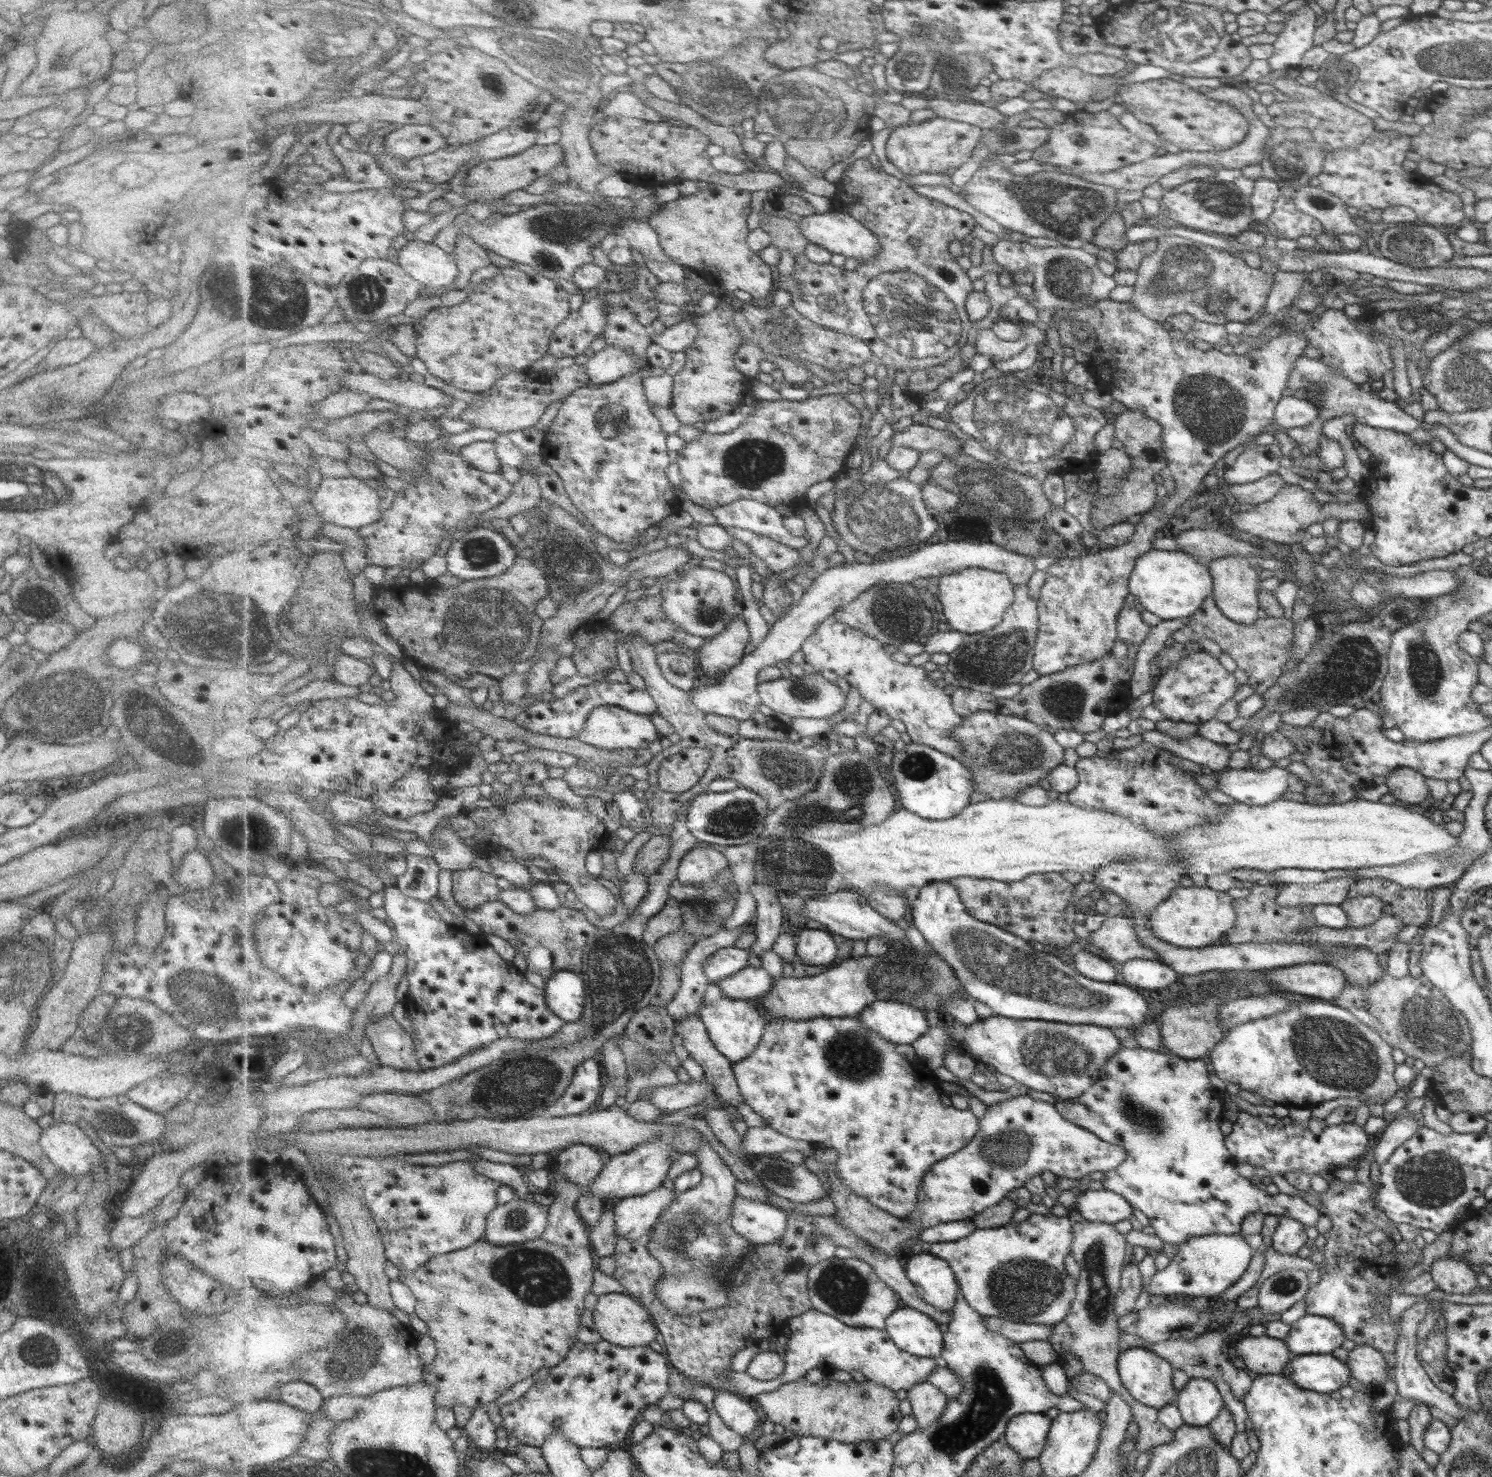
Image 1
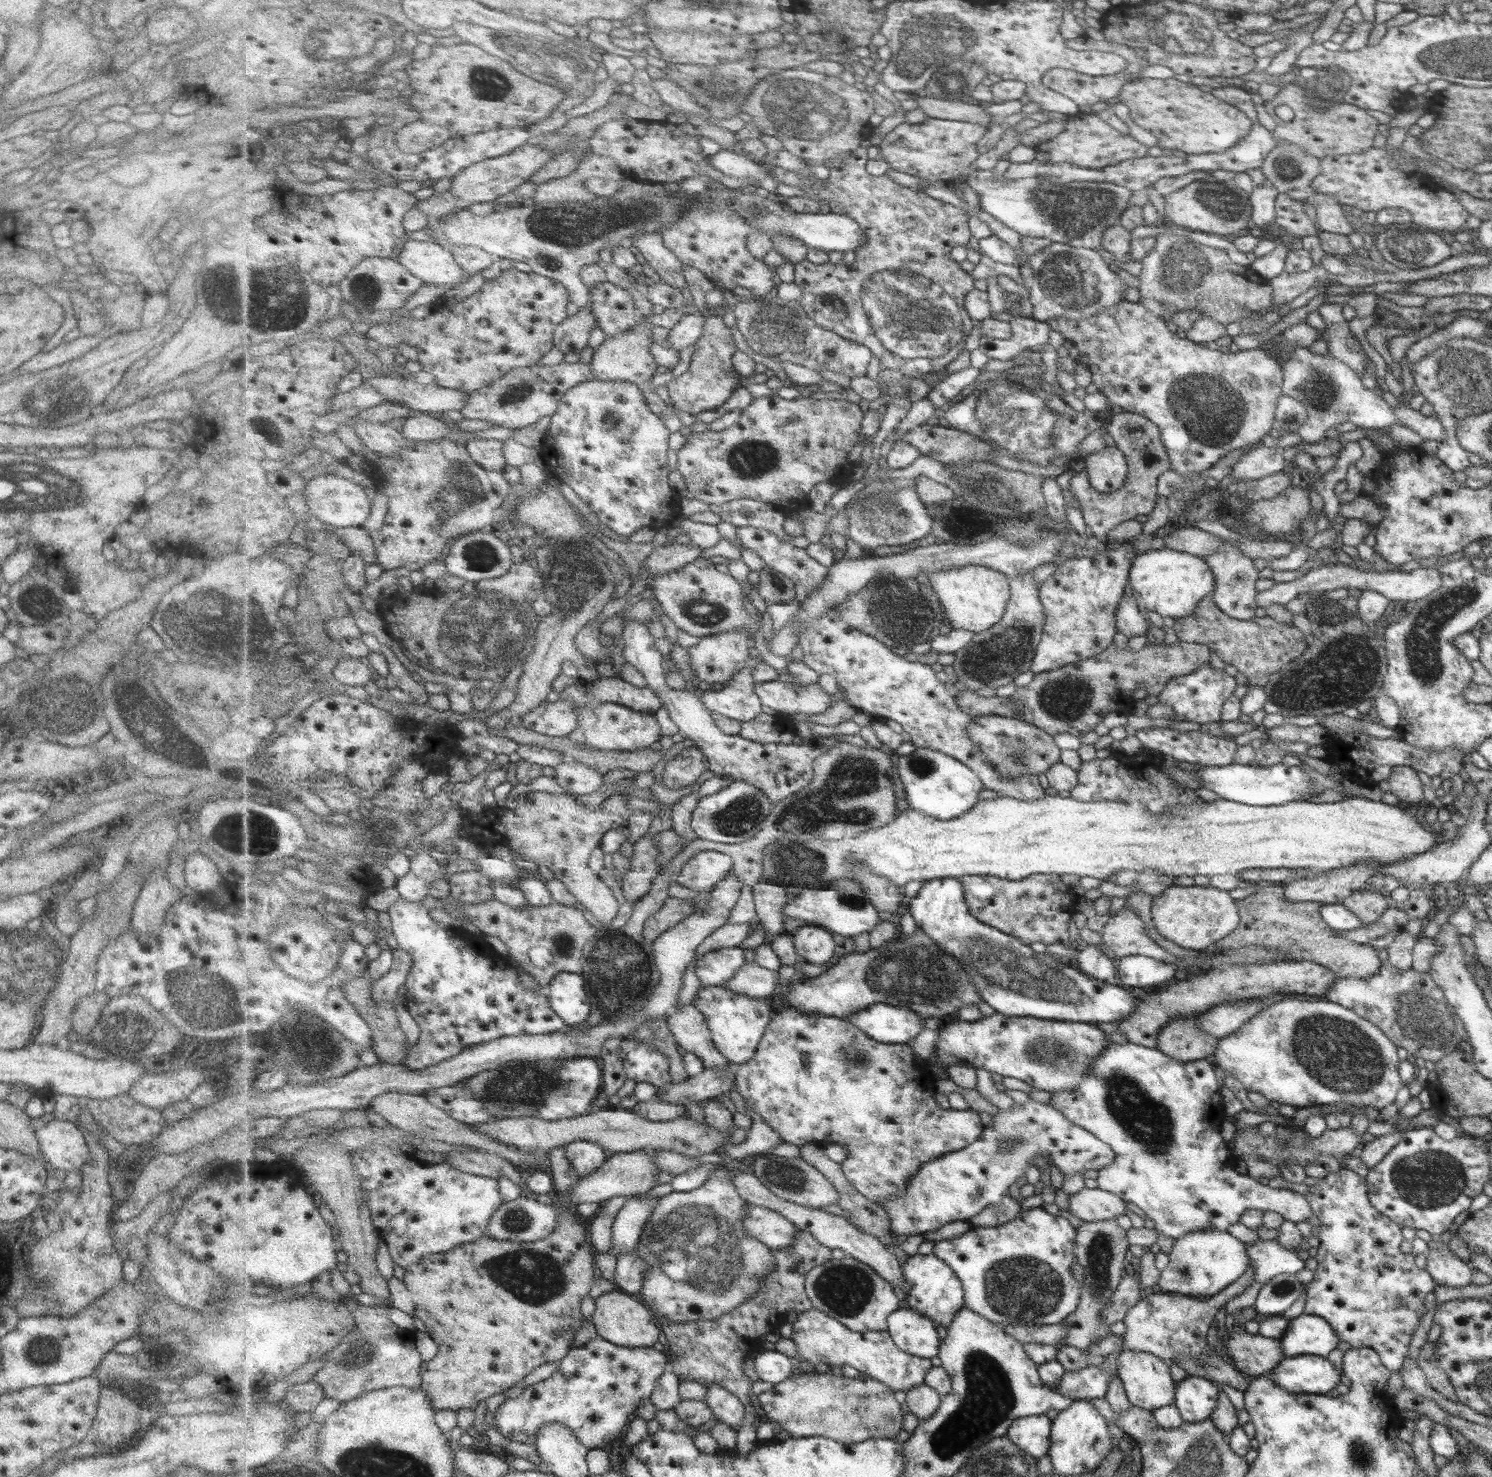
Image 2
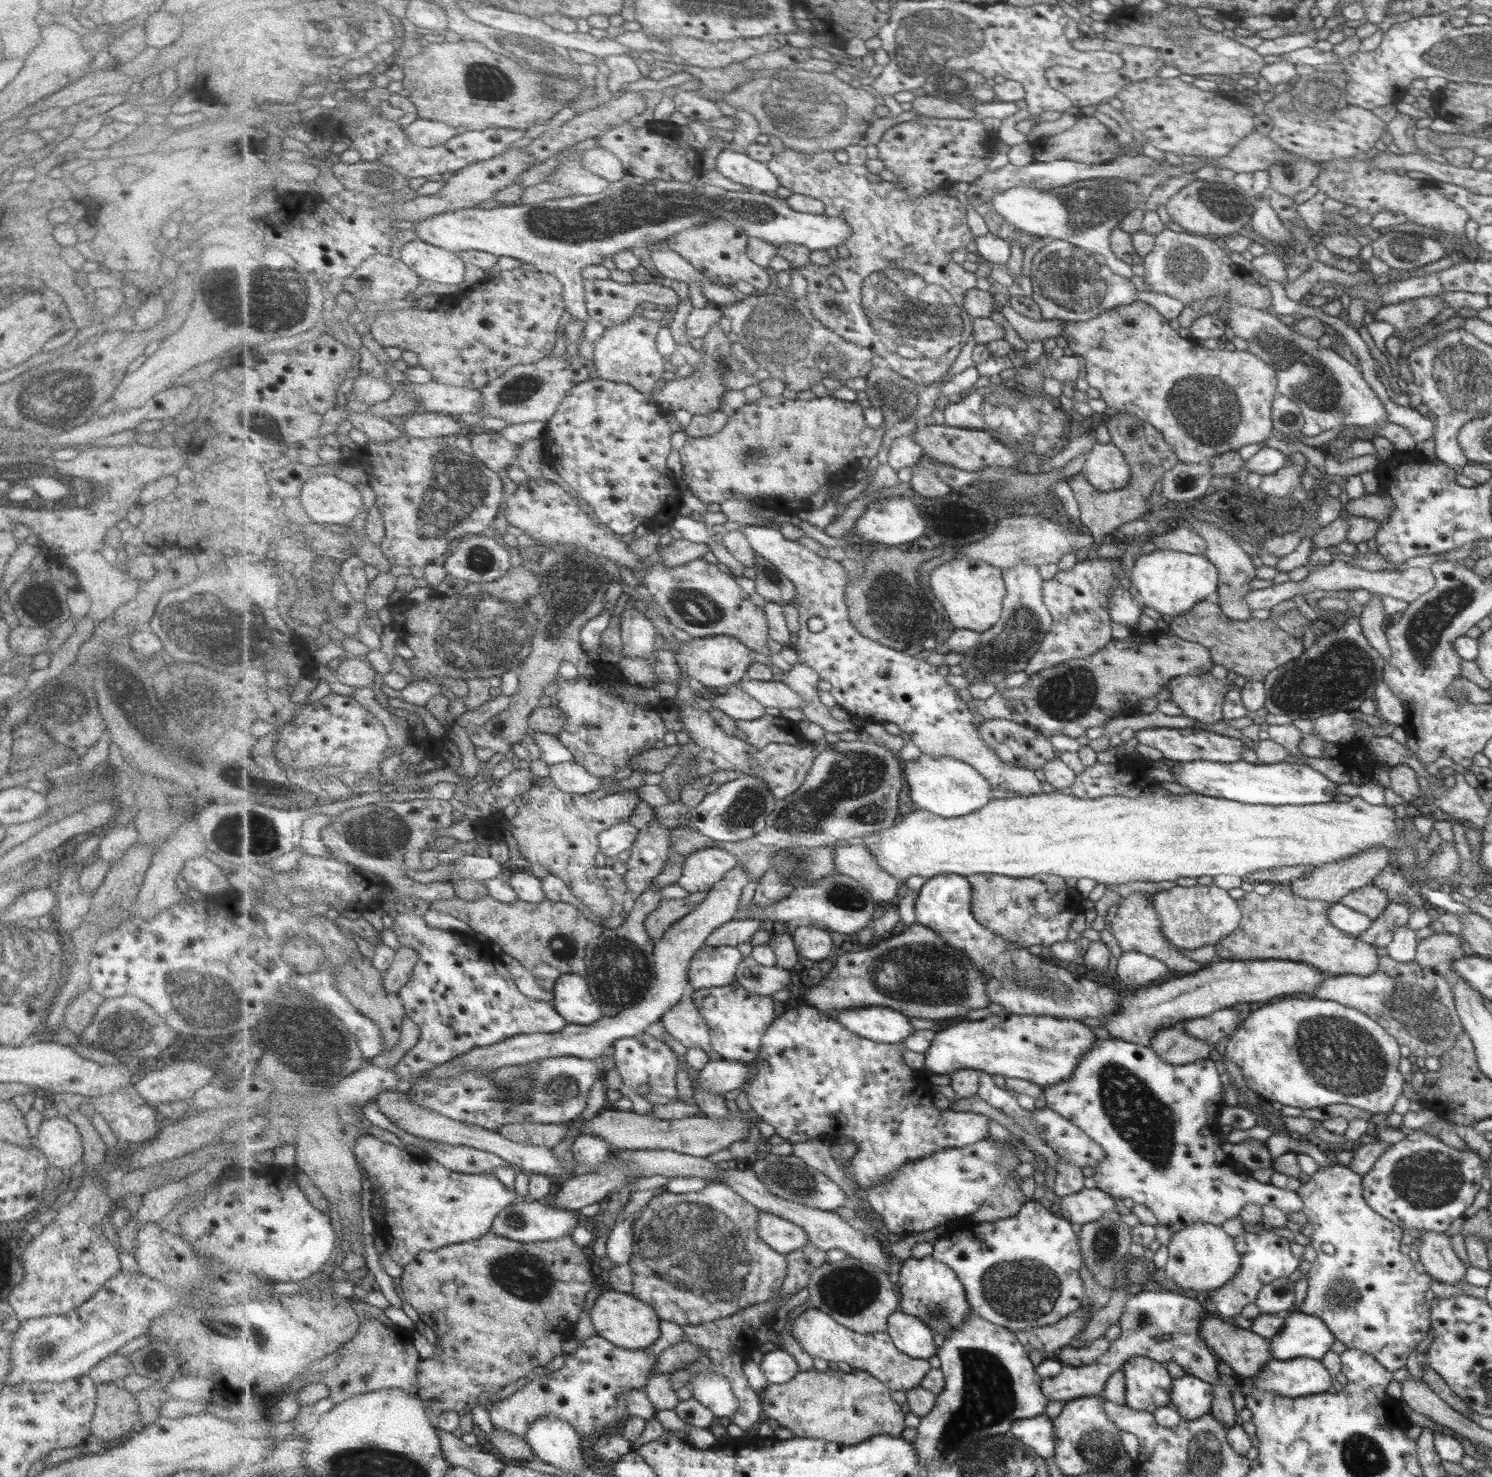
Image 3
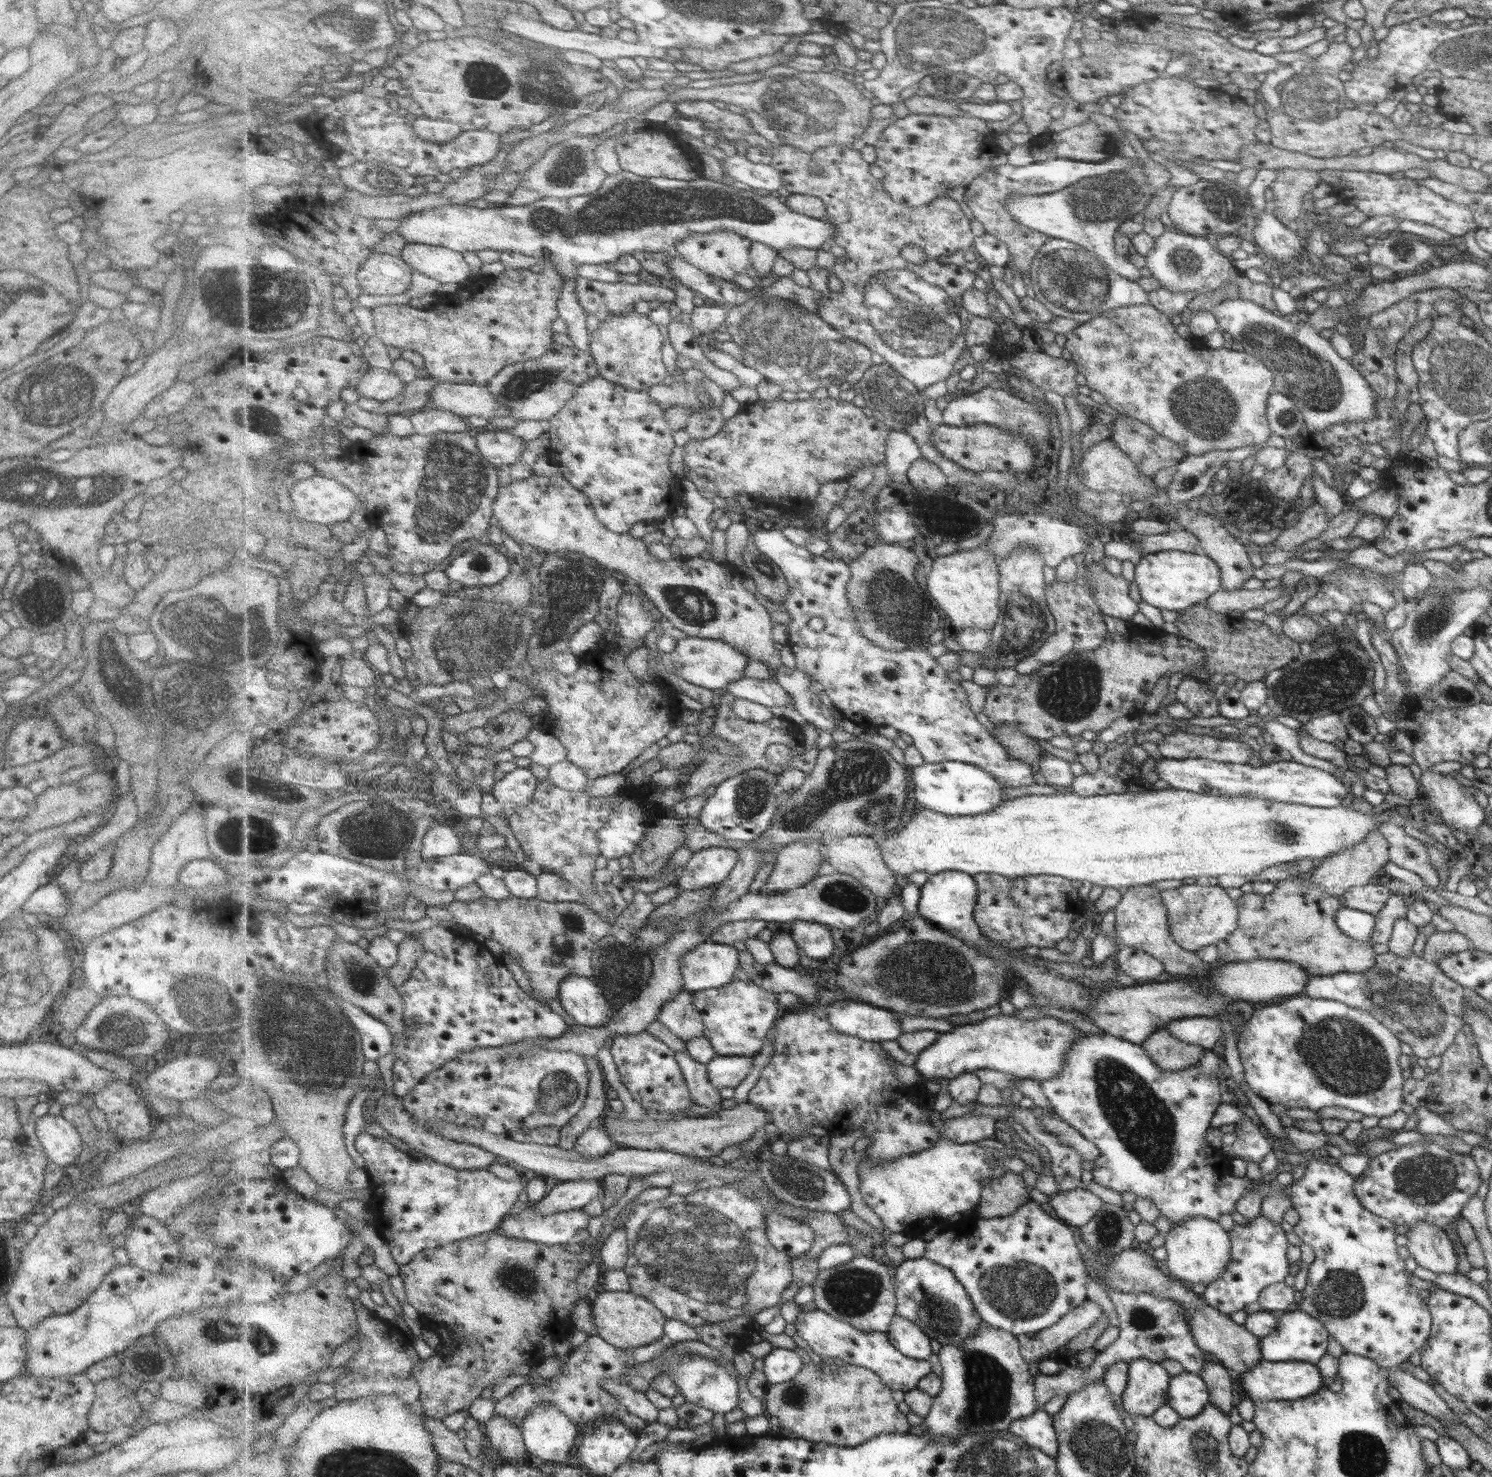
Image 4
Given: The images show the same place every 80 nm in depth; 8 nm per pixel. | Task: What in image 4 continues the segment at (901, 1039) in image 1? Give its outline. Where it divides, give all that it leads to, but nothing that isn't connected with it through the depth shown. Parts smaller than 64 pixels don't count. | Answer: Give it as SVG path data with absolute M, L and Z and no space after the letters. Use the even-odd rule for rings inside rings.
M836 1000L829 1003L827 1008L828 1014L830 1016L830 1021L832 1021L834 1028L844 1032L846 1035L859 1037L869 1042L882 1043L884 1041L898 1041L904 1034L904 1032L902 1032L903 1018L901 1016L894 1016L892 1011L884 1009L883 1007L872 1006L870 1004L864 1004L860 1002L840 1002Z

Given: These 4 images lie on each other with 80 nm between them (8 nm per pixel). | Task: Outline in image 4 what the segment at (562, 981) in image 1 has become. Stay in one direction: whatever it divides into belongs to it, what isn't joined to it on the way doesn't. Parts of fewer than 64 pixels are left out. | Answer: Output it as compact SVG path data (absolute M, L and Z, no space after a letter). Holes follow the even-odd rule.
M570 977L562 985L560 999L564 1010L581 1026L604 1027L618 1015L594 978Z

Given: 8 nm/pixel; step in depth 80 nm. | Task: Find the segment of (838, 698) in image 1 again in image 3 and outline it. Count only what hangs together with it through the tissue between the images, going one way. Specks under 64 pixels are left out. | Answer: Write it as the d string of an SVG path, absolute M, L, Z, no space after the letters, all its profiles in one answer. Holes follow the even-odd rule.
M747 679L741 682L741 688L753 695L756 700L768 706L768 708L799 708L807 703L788 683L777 679L763 681Z

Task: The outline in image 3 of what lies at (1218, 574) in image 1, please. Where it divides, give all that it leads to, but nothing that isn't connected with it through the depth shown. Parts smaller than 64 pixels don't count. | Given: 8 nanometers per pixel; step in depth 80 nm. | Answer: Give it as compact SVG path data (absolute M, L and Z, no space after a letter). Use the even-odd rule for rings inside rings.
M1187 521L1182 523L1188 528L1194 528L1194 532L1198 533L1204 541L1206 541L1206 558L1214 564L1217 570L1221 571L1221 587L1218 590L1219 600L1217 602L1221 611L1232 620L1245 621L1250 618L1250 610L1248 605L1243 601L1245 594L1252 590L1250 582L1256 577L1257 568L1252 563L1252 552L1247 546L1239 546L1238 542L1228 536L1226 532L1218 530L1211 523L1196 522L1190 525Z

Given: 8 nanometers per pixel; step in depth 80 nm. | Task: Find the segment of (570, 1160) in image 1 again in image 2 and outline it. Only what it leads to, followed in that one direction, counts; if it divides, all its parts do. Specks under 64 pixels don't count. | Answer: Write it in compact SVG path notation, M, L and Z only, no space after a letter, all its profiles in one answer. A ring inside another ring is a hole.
M576 1141L568 1146L569 1159L579 1170L582 1177L587 1177L606 1164L611 1153L605 1146L592 1141Z

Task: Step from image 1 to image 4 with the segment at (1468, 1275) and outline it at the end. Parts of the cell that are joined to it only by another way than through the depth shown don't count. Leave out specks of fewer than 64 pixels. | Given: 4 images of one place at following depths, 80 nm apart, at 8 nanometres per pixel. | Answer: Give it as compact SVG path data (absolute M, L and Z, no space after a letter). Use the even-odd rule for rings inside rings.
M1415 1222L1405 1234L1408 1242L1405 1245L1420 1268L1436 1274L1455 1274L1458 1257L1444 1230L1429 1222Z

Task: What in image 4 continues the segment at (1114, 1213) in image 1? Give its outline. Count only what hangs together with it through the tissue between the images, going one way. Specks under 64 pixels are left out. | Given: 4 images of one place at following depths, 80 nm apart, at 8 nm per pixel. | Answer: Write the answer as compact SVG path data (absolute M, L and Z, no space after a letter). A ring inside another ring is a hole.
M1080 1187L1050 1195L1049 1202L1058 1218L1078 1227L1084 1226L1104 1204L1097 1195Z

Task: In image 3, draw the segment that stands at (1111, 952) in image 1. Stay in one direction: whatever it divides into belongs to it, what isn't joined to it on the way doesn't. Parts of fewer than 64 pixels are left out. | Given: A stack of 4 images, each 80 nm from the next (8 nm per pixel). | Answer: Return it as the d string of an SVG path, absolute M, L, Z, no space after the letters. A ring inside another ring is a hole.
M1139 891L1132 892L1121 899L1116 916L1111 921L1111 926L1112 934L1118 940L1123 952L1136 951L1157 958L1166 964L1172 976L1174 976L1172 972L1192 974L1192 972L1196 972L1196 970L1202 968L1198 962L1194 962L1194 959L1180 953L1178 947L1172 946L1169 938L1161 929L1161 919L1154 908L1152 899L1147 899Z

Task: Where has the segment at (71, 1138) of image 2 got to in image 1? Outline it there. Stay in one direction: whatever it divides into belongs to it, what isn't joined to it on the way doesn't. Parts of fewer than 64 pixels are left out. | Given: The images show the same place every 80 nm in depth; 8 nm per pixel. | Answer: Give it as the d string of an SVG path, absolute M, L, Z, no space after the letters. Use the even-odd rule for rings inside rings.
M55 1122L53 1126L44 1128L39 1142L46 1156L66 1175L88 1175L98 1165L106 1166L100 1150L78 1126L72 1123Z

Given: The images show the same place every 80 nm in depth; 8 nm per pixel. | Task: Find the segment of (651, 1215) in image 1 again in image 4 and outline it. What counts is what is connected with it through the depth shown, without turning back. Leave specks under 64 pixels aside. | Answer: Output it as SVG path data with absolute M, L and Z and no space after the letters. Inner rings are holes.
M626 1226L619 1230L616 1229L610 1234L605 1244L600 1248L598 1262L605 1266L605 1271L627 1269L630 1262L630 1243Z

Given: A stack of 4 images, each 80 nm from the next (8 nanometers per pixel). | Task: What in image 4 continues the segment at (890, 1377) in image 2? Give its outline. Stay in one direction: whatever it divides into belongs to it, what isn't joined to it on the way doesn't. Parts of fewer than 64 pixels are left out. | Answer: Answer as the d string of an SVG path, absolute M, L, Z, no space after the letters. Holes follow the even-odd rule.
M820 1308L804 1311L796 1323L799 1336L804 1338L813 1348L813 1354L840 1357L844 1362L869 1368L877 1372L888 1386L894 1390L909 1393L918 1389L922 1378L934 1374L934 1366L930 1360L918 1360L906 1356L897 1346L894 1346L891 1336L885 1332L870 1332L860 1330L850 1321L835 1317Z

